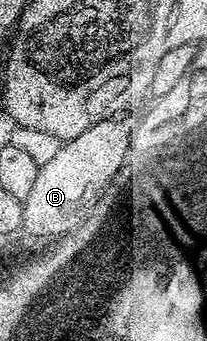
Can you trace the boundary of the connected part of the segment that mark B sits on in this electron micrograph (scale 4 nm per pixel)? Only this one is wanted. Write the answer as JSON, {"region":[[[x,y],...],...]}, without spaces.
{"region":[[[108,118],[87,128],[83,136],[62,141],[53,159],[37,167],[35,185],[23,200],[23,230],[31,239],[38,240],[44,233],[76,230],[82,215],[94,213],[99,198],[124,164],[122,154],[127,147],[131,126],[121,121]]]}

